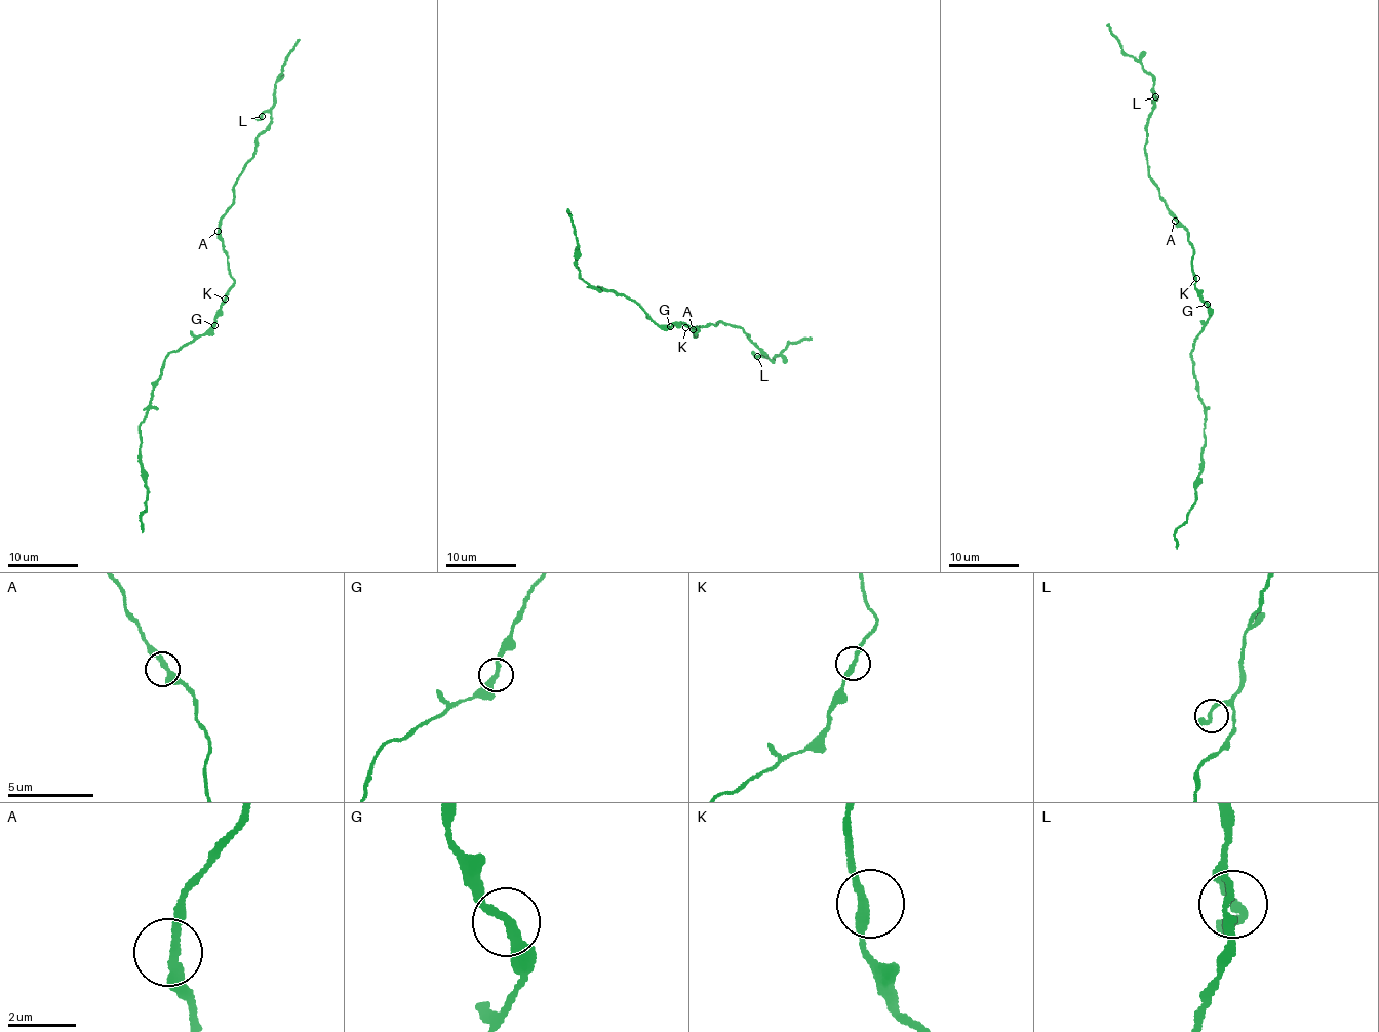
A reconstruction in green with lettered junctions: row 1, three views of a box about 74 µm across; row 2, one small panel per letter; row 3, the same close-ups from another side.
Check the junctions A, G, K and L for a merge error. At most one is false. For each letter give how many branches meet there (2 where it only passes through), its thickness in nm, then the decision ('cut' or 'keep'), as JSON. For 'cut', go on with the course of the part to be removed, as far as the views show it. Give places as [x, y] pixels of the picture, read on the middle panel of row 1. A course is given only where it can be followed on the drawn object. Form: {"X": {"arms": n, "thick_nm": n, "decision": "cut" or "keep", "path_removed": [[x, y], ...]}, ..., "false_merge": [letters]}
{"A": {"arms": 2, "thick_nm": 280, "decision": "keep"}, "G": {"arms": 2, "thick_nm": 280, "decision": "keep"}, "K": {"arms": 2, "thick_nm": 240, "decision": "keep"}, "L": {"arms": 1, "thick_nm": 360, "decision": "keep"}, "false_merge": []}

